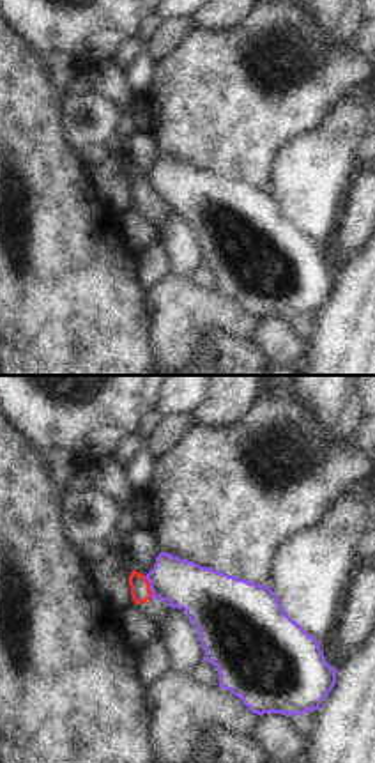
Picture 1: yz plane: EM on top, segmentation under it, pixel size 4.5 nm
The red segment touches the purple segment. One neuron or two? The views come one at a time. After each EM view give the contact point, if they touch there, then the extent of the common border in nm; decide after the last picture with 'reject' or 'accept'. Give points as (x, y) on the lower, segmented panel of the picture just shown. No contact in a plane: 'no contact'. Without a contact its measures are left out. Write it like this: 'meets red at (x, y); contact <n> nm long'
meets red at (149, 586); contact 110 nm long

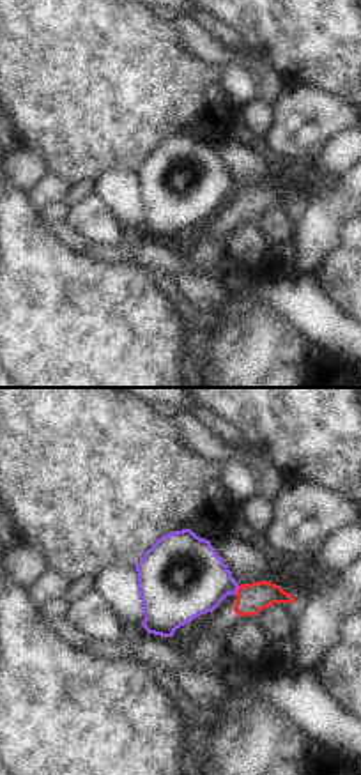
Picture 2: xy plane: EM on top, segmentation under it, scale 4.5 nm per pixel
meets red at (238, 591); contact 50 nm long

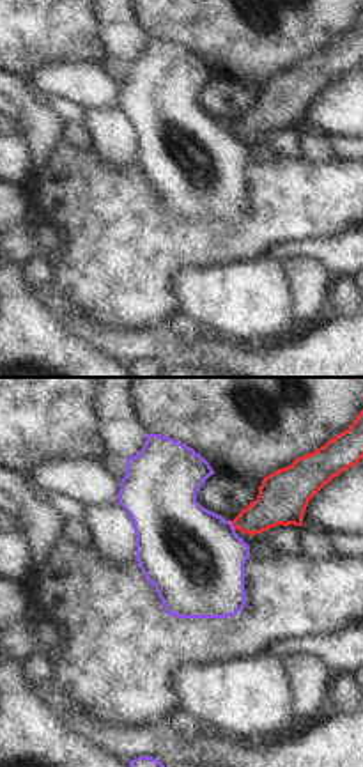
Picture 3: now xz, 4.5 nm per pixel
meets red at (232, 523); contact 50 nm long

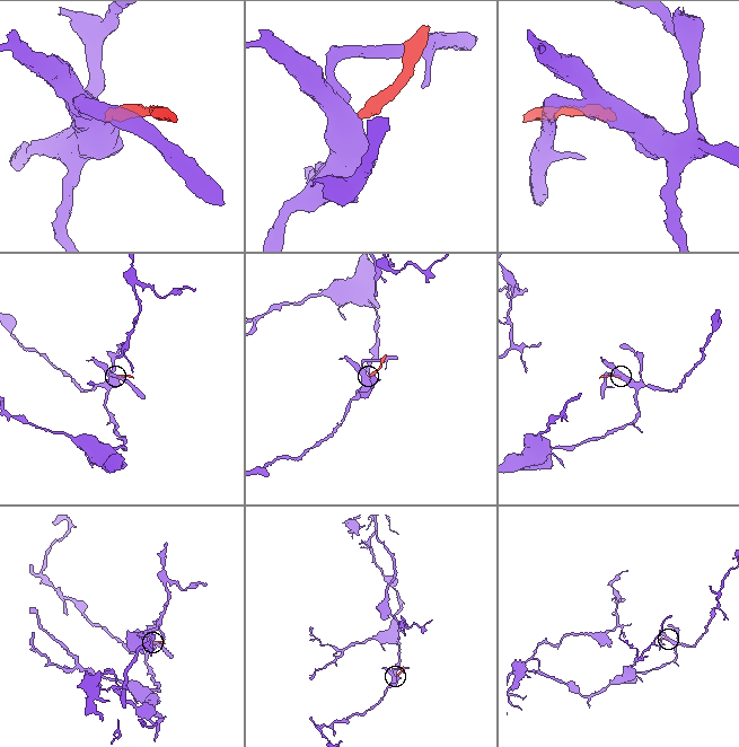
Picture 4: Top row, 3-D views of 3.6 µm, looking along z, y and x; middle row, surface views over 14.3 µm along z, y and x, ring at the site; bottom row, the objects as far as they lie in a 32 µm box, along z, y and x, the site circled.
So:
reject

